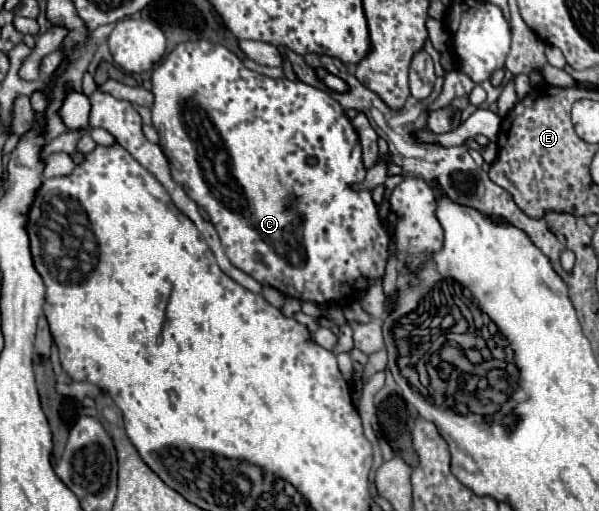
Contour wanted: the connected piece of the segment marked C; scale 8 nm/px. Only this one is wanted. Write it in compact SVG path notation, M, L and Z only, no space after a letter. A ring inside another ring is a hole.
M197 40L197 42L181 42L177 48L155 68L153 72L153 94L155 94L155 104L151 108L153 112L153 126L159 132L159 146L165 152L173 180L183 186L187 196L201 204L201 208L209 214L209 220L219 232L221 244L225 248L227 258L231 264L251 278L255 278L261 286L273 286L287 298L297 298L299 302L313 302L319 306L329 306L329 304L339 304L339 306L349 306L357 298L357 288L355 282L359 278L367 278L369 282L381 280L385 276L385 266L389 260L389 242L397 244L397 258L405 264L407 272L419 270L423 266L423 258L427 254L435 254L435 250L443 248L443 226L439 226L439 220L435 218L435 190L421 178L405 178L399 186L389 196L389 212L397 216L395 226L385 218L379 218L379 204L375 204L373 196L369 190L355 192L351 190L351 184L363 182L367 170L363 166L363 154L361 154L361 144L359 144L359 134L353 128L353 124L347 120L341 104L333 100L325 90L319 90L315 86L309 86L305 82L293 82L287 78L267 78L263 74L257 74L249 68L243 66L243 62L229 52L221 44L213 44L207 40ZM305 156L315 156L317 164L309 166L305 164Z

